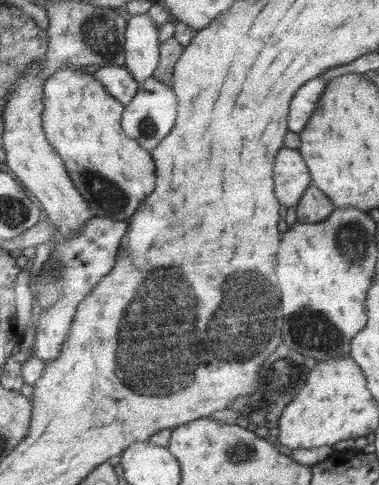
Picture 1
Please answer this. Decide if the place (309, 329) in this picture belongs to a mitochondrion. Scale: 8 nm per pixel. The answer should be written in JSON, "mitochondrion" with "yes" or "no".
{"mitochondrion":"yes"}

